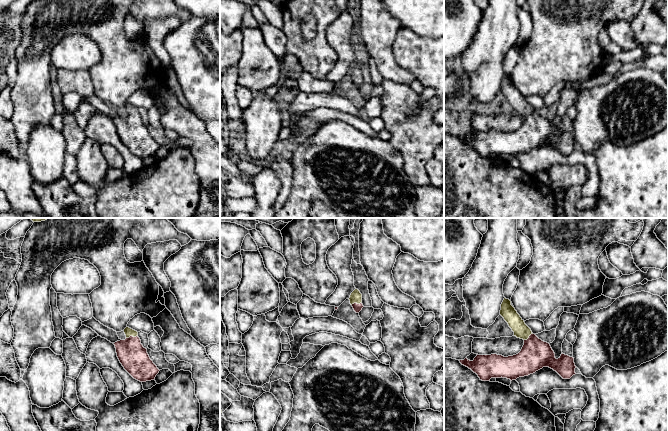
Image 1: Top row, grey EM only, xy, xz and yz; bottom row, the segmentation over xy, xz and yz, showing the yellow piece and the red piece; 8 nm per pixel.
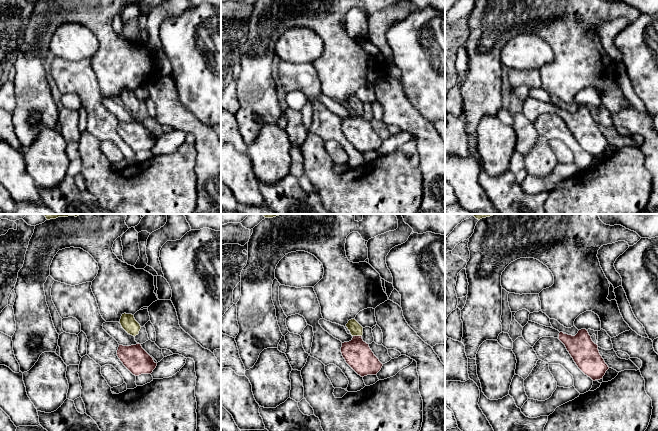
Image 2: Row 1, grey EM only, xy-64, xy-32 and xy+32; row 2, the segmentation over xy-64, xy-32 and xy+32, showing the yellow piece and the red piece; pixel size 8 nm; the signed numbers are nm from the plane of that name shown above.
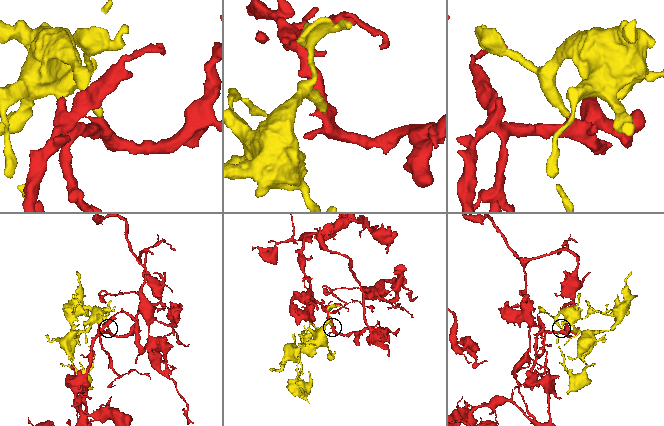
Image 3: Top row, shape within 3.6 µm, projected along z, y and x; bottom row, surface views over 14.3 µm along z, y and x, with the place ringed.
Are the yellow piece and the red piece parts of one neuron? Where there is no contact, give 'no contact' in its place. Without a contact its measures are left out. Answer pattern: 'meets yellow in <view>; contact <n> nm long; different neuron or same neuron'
meets yellow in xy; contact 100 nm long; same neuron

